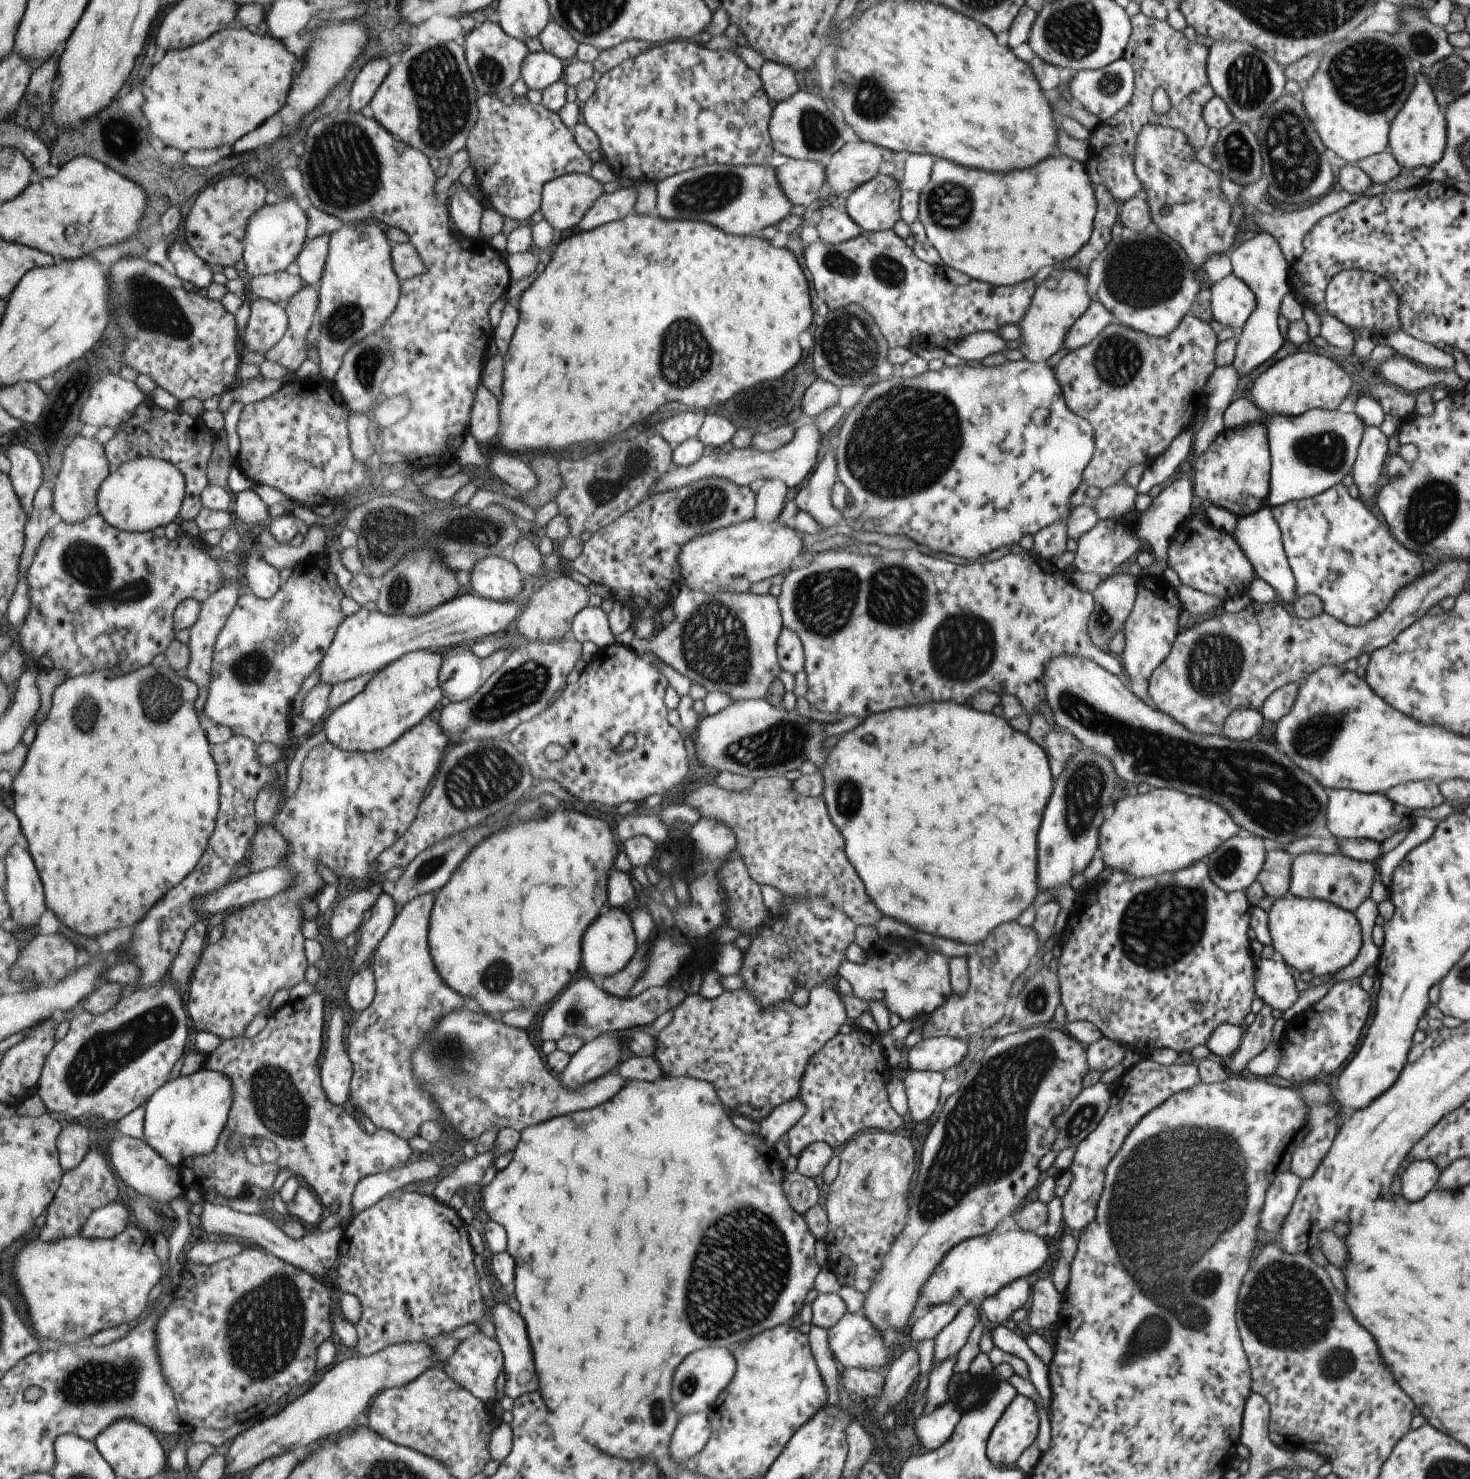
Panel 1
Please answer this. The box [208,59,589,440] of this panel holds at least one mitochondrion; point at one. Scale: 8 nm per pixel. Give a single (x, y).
(344, 169)

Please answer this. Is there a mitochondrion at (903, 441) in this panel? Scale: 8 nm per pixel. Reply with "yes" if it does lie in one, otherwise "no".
yes

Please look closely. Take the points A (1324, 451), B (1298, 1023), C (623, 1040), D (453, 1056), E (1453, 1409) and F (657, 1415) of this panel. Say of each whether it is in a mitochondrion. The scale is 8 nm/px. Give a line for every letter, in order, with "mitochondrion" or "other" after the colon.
A: mitochondrion
B: other
C: other
D: mitochondrion
E: other
F: mitochondrion

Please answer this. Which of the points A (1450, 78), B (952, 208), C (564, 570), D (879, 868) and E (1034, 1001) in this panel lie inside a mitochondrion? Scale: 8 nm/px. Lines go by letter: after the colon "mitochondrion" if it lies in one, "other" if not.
A: mitochondrion
B: mitochondrion
C: other
D: other
E: mitochondrion

